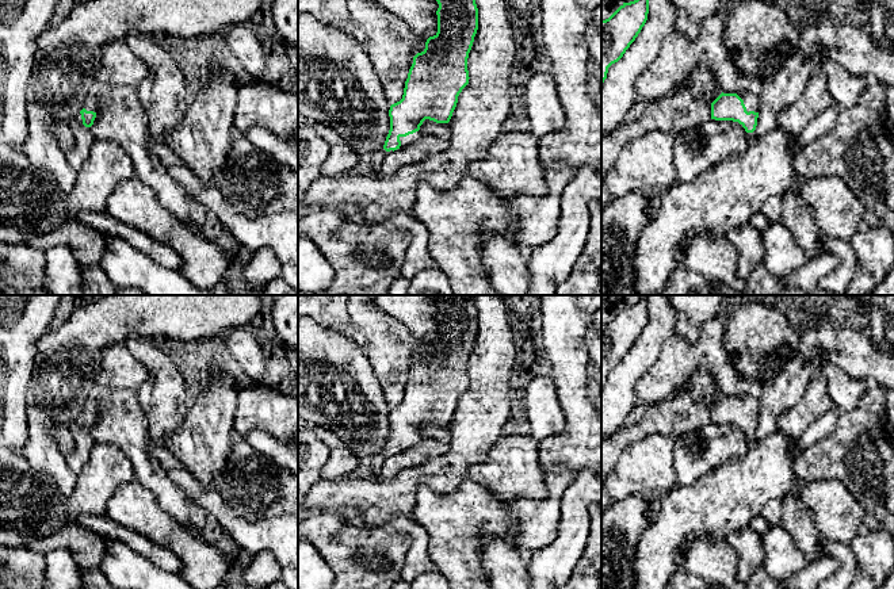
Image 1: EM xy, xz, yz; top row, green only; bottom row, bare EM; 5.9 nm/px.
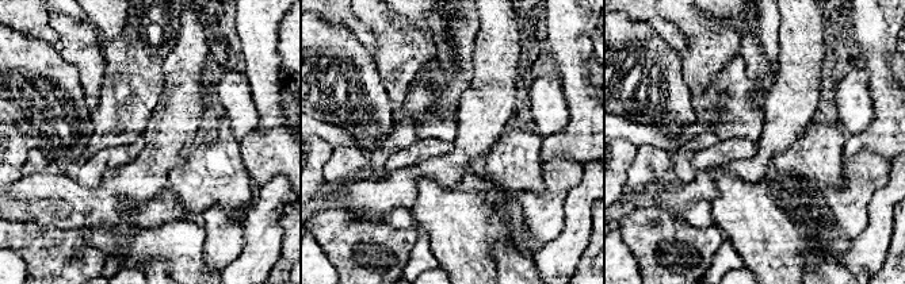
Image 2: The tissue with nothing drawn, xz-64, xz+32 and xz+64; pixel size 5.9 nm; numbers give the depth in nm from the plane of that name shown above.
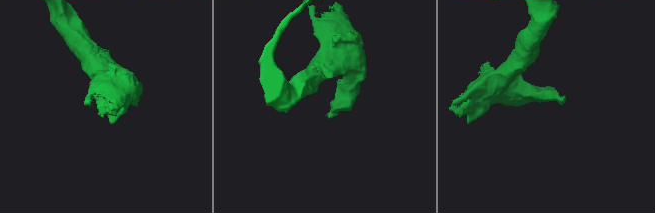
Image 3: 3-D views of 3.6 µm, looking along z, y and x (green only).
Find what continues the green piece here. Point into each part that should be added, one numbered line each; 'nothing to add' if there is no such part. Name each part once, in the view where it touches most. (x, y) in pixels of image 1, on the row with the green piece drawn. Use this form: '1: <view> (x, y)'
1: yz (751, 98)

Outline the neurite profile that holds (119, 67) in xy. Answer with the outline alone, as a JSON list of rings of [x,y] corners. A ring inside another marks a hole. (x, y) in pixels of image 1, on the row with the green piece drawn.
[[[115,39],[102,47],[100,69],[95,79],[102,88],[137,88],[146,73],[146,64],[131,51],[126,41]]]

